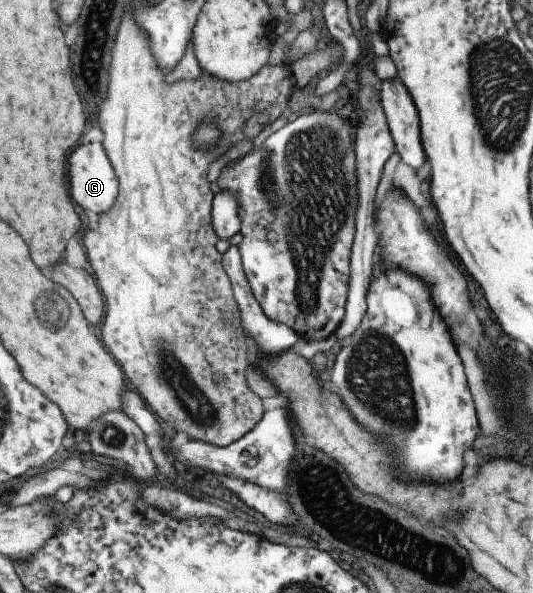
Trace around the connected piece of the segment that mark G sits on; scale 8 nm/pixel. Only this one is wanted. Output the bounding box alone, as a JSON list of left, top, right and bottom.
[67,143,117,215]

